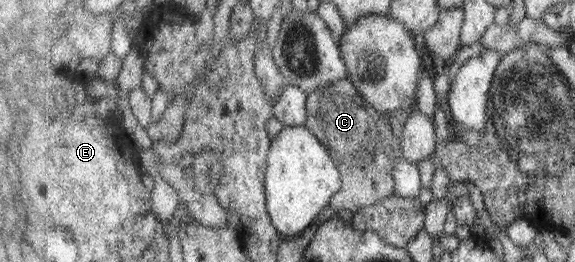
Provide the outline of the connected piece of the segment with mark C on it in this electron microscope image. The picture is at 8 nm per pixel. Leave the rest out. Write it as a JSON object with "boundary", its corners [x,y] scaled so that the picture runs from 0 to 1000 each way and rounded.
{"boundary":[[[593,305],[586,321],[577,321],[572,336],[550,340],[536,374],[536,450],[532,485],[576,576],[577,603],[583,603],[584,634],[597,668],[597,706],[591,733],[577,752],[576,794],[584,809],[588,802],[607,802],[612,817],[619,817],[633,790],[654,782],[668,756],[678,752],[687,737],[689,698],[682,672],[685,649],[685,611],[697,595],[703,496],[720,424],[727,424],[727,397],[717,401],[717,416],[703,420],[703,427],[675,431],[656,427],[650,401],[643,401],[633,382],[633,363],[626,359],[626,344],[612,309]]]}

